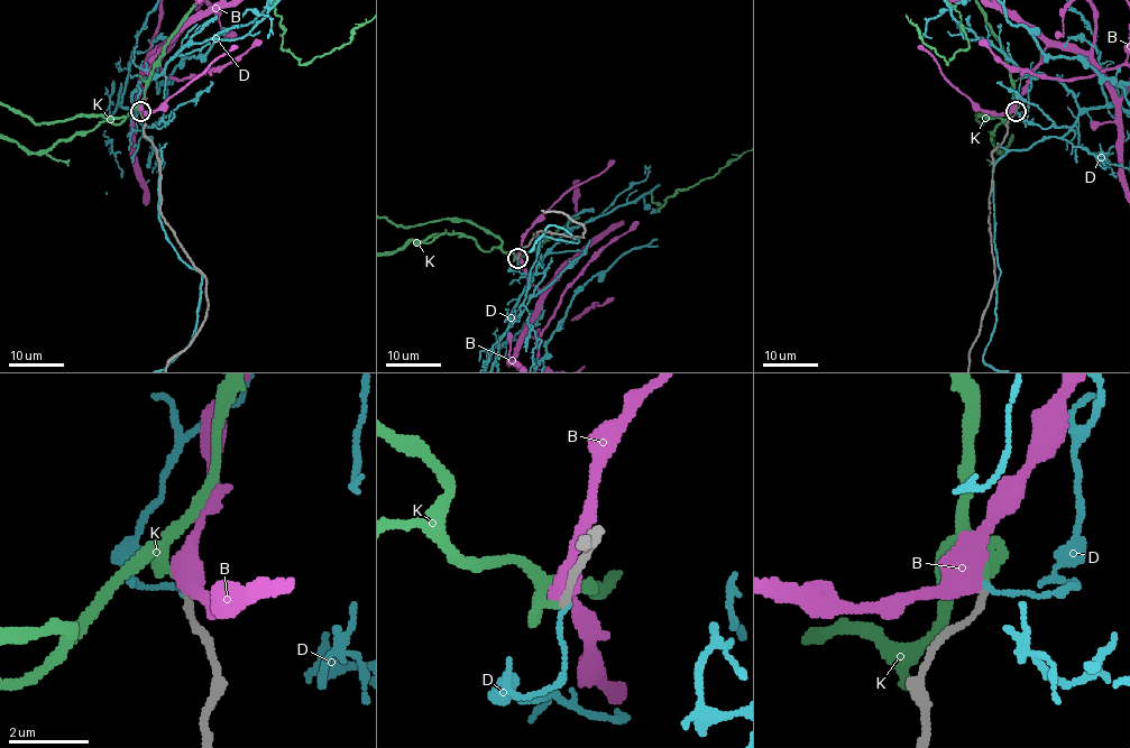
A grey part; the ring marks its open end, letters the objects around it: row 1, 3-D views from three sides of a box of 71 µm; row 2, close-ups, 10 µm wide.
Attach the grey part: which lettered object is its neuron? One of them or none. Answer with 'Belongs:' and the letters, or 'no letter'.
Belongs: K

